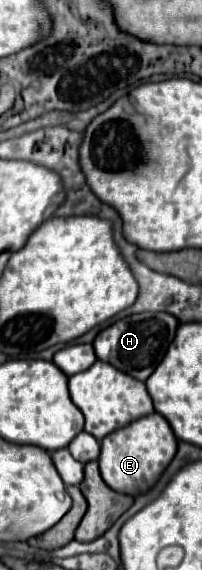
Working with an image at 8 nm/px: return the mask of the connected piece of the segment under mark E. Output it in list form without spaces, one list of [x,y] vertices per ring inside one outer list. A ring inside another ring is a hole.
[[[160,413],[140,417],[102,439],[102,451],[98,457],[102,479],[110,489],[118,493],[140,495],[148,491],[158,481],[162,471],[170,465],[172,457],[176,455],[176,443],[178,439]]]

